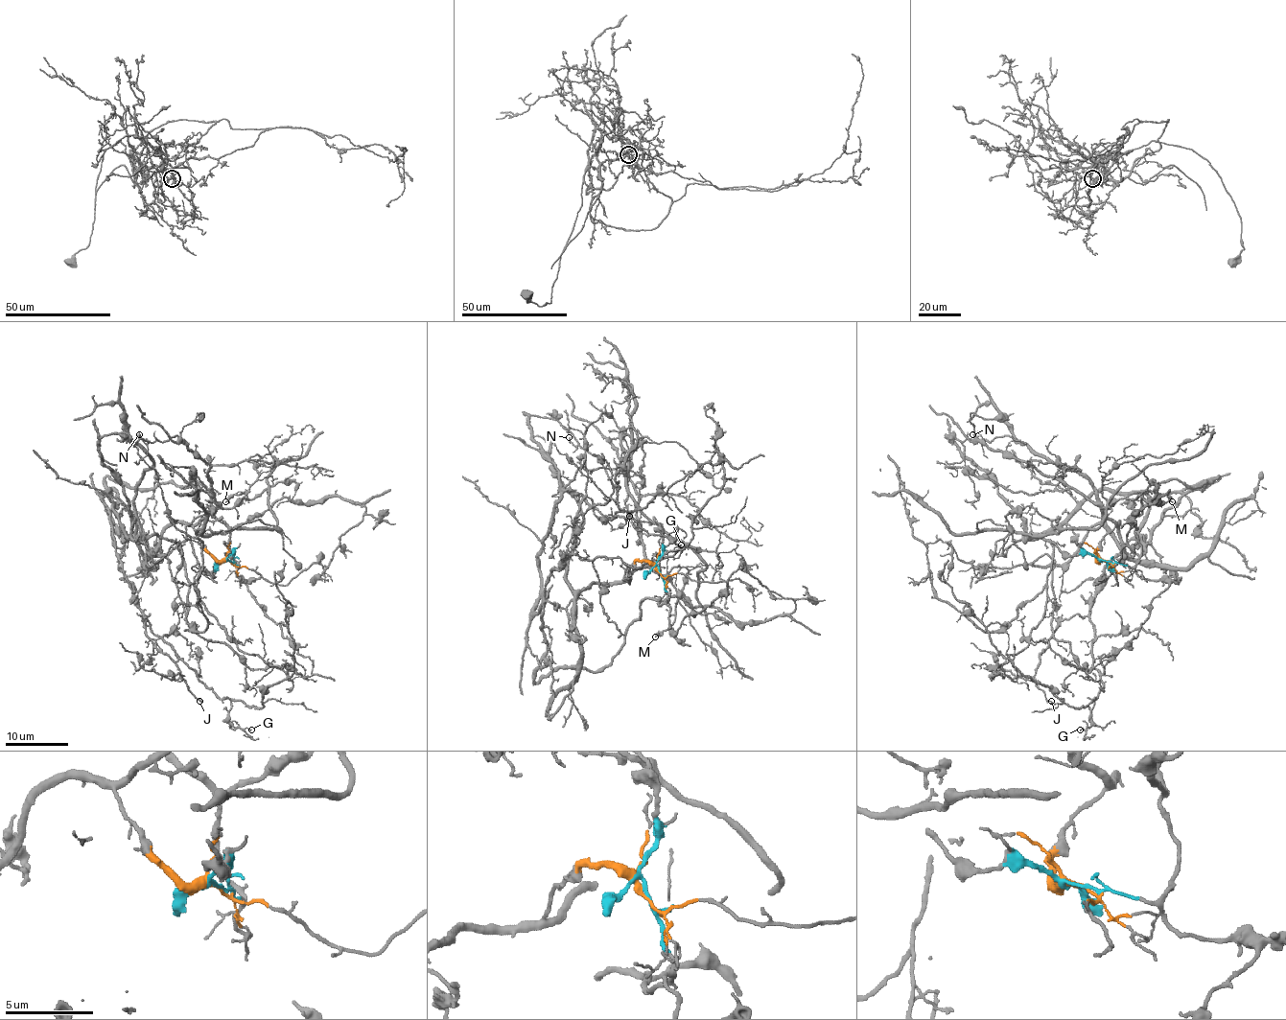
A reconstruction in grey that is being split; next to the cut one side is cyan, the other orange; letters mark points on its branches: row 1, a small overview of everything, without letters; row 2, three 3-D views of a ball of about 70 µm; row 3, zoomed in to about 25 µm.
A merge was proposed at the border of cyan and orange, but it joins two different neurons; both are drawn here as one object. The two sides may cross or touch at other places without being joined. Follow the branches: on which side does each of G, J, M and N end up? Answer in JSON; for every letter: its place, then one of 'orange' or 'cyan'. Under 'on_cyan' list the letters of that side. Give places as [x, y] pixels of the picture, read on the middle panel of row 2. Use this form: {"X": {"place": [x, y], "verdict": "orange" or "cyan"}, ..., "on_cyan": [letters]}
{"G": {"place": [681, 544], "verdict": "cyan"}, "J": {"place": [629, 516], "verdict": "cyan"}, "M": {"place": [655, 637], "verdict": "orange"}, "N": {"place": [569, 437], "verdict": "cyan"}, "on_cyan": ["G", "J", "N"]}

